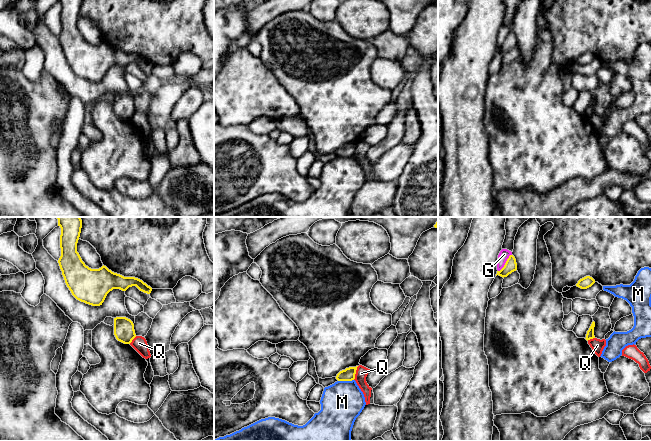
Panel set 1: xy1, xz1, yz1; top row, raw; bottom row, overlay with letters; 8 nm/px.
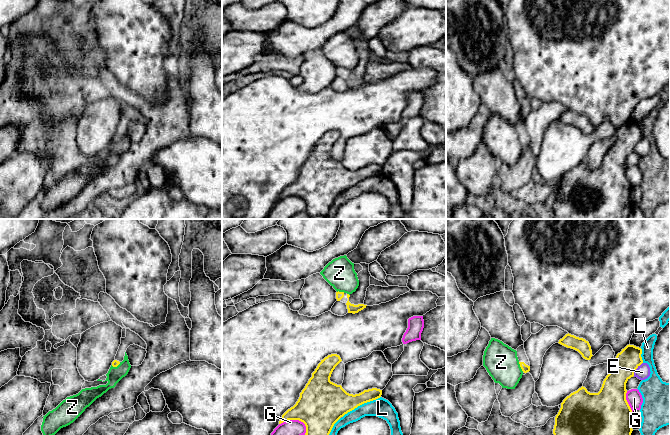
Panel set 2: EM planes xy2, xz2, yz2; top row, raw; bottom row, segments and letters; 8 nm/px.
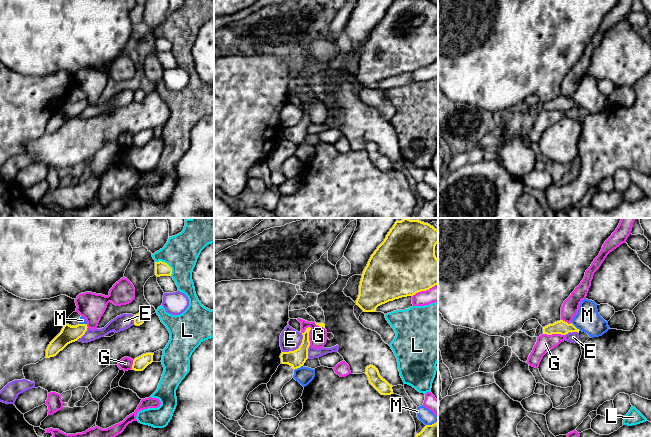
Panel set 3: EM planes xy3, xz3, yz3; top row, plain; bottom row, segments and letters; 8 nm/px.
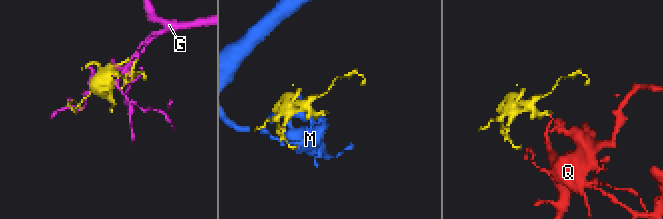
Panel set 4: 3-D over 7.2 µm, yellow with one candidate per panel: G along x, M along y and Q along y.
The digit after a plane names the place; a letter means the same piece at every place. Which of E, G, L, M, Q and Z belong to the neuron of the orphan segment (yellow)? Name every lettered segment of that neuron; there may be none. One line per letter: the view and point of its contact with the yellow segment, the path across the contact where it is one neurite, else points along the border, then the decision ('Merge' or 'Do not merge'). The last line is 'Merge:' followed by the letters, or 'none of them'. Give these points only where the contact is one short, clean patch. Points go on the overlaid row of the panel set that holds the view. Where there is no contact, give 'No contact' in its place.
E: Touches yellow at xz3 (298, 348). Do not merge
G: Touches yellow at xz2 (296, 419). Do not merge
L: Touches yellow at xz2 (361, 404). Do not merge
M: Touches yellow at xz1 (345, 380). Do not merge
Q: Touches yellow at xz1 (355, 373). Boundary: xz1 (358, 366), (353, 379). Do not merge
Z: Touches yellow at yz2 (520, 366). Boundary: yz2 (518, 362), (523, 371). Do not merge
Merge: none of them

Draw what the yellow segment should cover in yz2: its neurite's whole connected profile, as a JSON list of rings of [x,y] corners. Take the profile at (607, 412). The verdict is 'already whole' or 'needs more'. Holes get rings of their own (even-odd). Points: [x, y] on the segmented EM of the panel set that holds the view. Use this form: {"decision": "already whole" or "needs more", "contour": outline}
{"decision": "already whole", "contour": [[[627,345],[616,356],[616,365],[603,381],[598,393],[590,393],[585,387],[567,396],[555,417],[554,435],[631,435],[632,410],[626,400],[626,383],[643,363],[642,349]]]}

